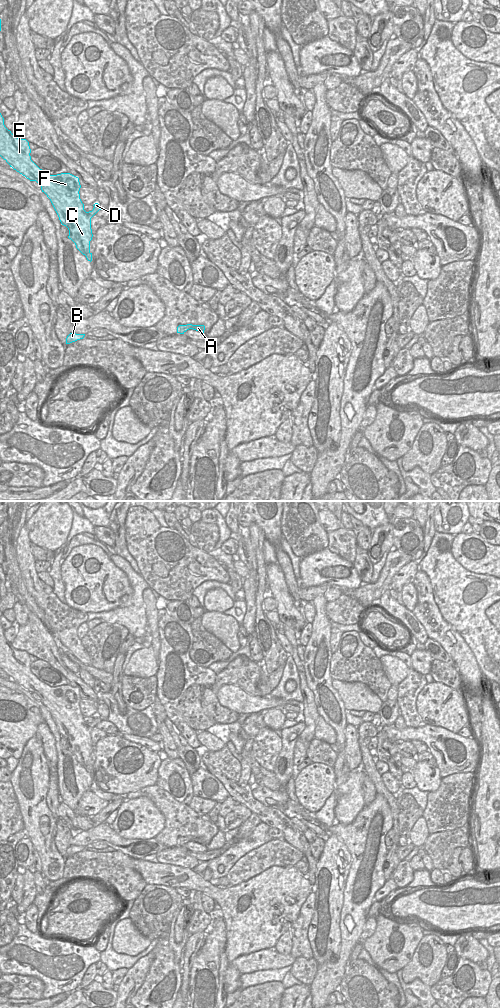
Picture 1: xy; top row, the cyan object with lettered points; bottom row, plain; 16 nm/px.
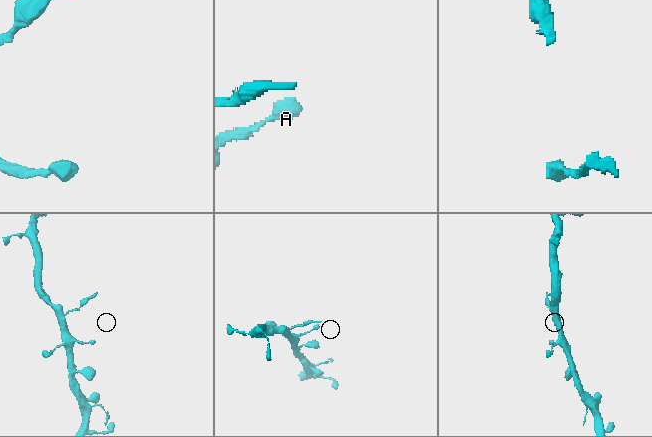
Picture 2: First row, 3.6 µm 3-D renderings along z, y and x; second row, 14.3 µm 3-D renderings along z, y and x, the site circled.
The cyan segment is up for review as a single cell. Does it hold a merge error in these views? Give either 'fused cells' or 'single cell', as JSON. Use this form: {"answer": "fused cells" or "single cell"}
{"answer": "fused cells"}

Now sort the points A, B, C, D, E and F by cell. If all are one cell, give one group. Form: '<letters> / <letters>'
A B C E F / D

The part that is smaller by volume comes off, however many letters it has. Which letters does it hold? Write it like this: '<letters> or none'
D

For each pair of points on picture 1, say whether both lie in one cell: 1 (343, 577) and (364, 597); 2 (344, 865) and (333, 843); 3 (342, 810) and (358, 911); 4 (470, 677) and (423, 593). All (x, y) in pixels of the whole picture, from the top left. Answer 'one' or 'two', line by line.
1: two
2: one
3: two
4: one

